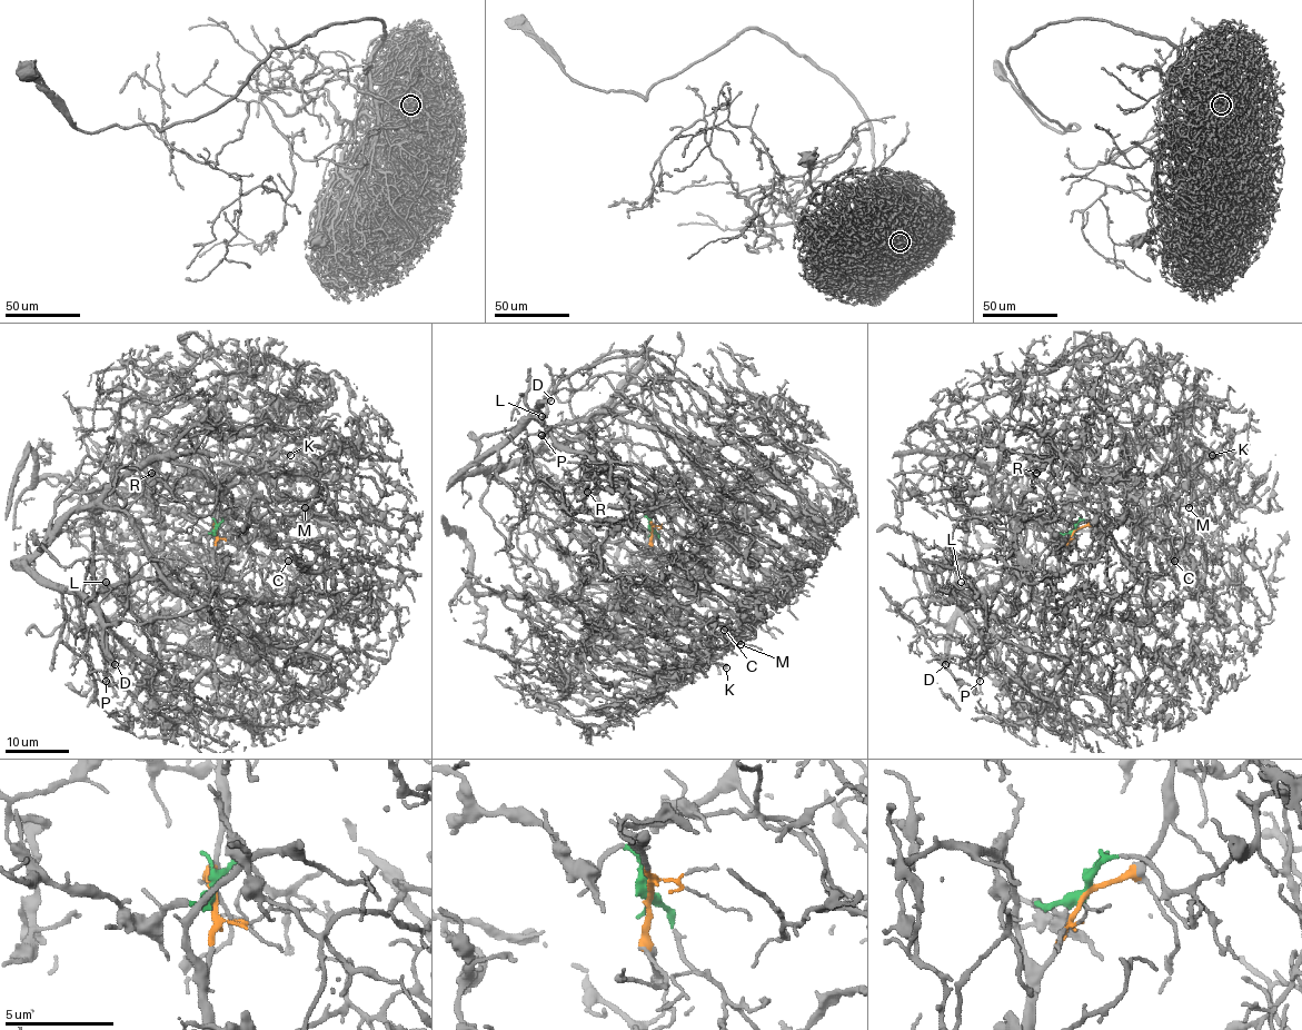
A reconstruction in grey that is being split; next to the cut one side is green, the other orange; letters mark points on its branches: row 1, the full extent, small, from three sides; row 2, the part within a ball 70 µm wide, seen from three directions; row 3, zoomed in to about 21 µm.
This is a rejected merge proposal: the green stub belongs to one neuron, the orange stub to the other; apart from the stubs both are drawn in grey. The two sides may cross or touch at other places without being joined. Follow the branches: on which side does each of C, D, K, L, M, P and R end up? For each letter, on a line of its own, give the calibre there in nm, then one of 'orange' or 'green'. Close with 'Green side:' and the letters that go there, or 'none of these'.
C: 140 nm | green
D: 320 nm | orange
K: 240 nm | green
L: 200 nm | orange
M: 130 nm | green
P: 90 nm | orange
R: 150 nm | green
Green side: C, K, M, R

